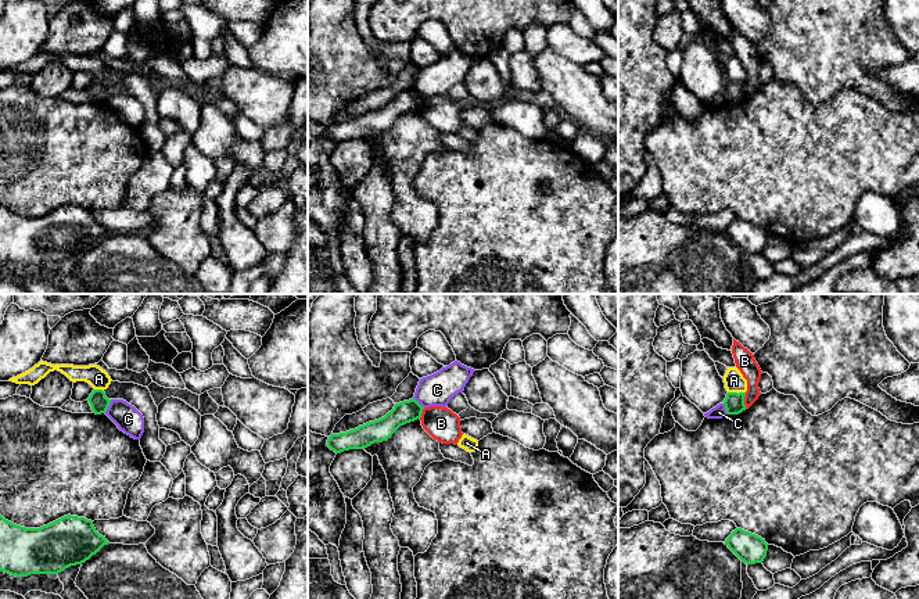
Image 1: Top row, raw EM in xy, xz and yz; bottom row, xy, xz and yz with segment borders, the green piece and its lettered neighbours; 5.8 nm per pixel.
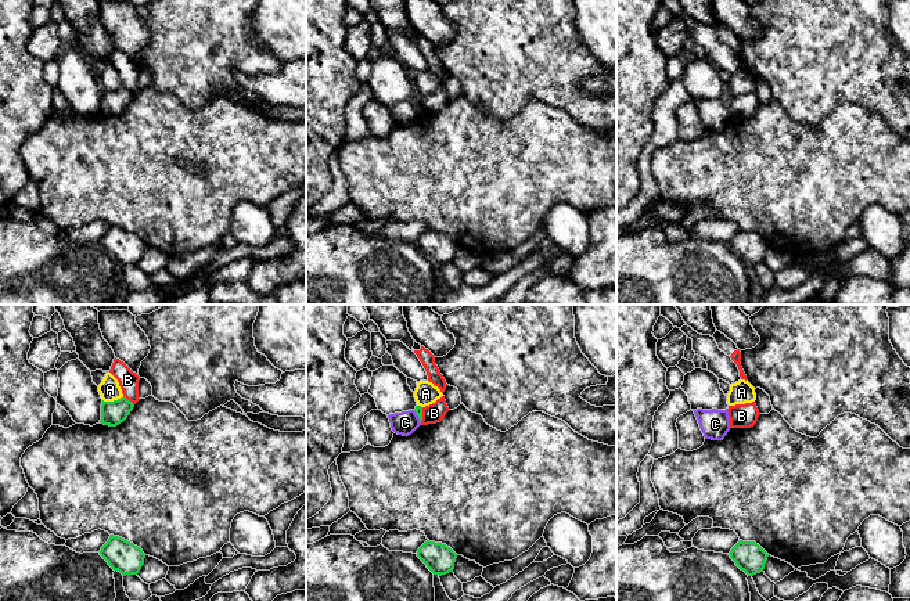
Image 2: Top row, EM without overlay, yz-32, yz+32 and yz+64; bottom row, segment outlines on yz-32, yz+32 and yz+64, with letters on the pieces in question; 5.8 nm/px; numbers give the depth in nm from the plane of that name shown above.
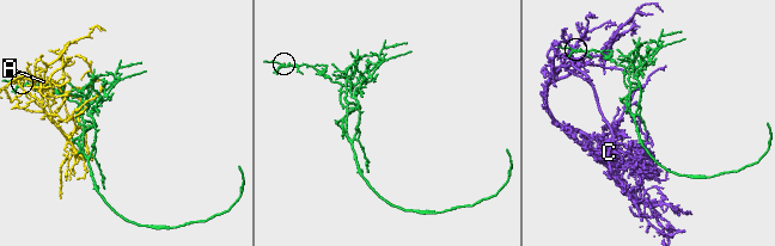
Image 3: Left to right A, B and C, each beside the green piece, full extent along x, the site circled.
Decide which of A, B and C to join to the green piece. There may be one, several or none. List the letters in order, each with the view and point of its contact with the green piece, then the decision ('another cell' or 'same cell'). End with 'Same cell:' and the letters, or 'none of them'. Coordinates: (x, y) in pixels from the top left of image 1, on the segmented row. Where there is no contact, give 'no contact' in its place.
A: contact yz (736, 393); another cell
B: contact yz (743, 401); another cell
C: contact xy (108, 405); another cell
Same cell: none of them

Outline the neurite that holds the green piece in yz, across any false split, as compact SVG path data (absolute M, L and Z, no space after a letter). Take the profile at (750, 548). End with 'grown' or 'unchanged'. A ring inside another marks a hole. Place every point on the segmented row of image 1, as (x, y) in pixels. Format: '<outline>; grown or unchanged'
M742 528L732 531L725 545L747 566L762 563L768 550L765 539Z; unchanged

